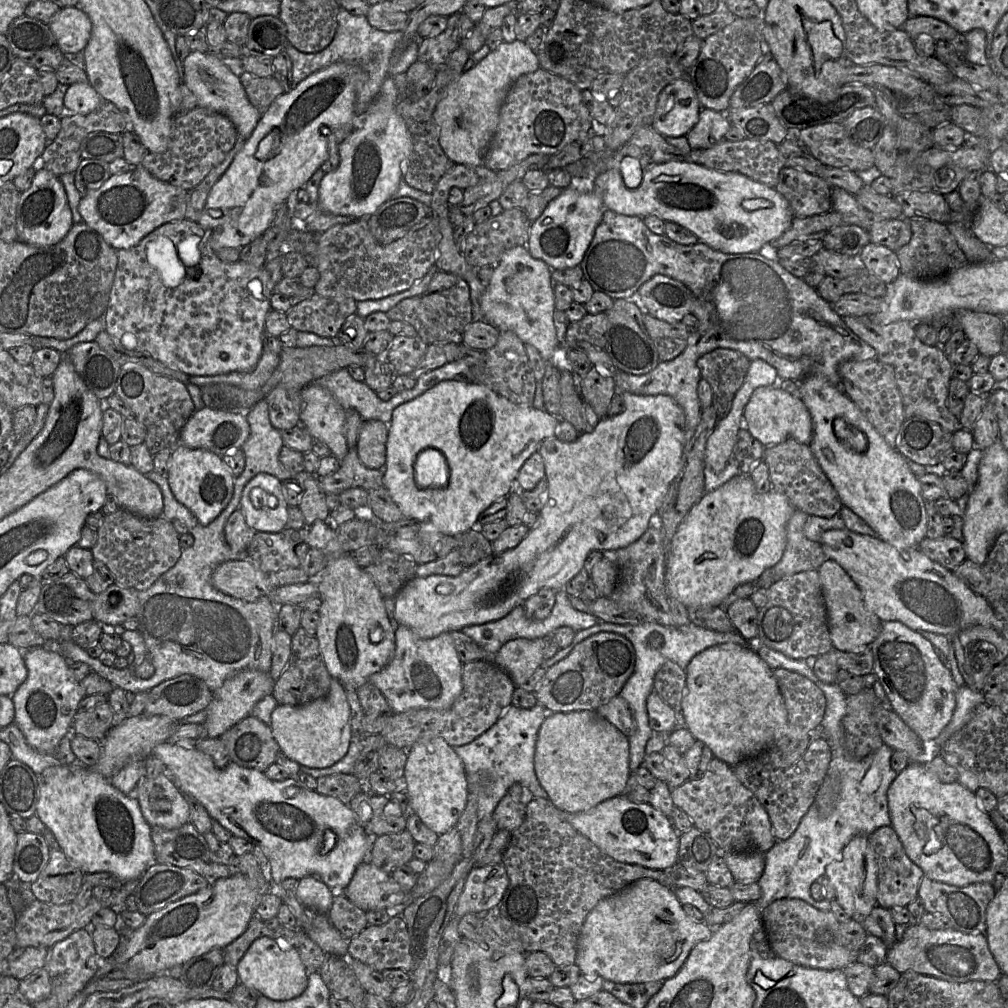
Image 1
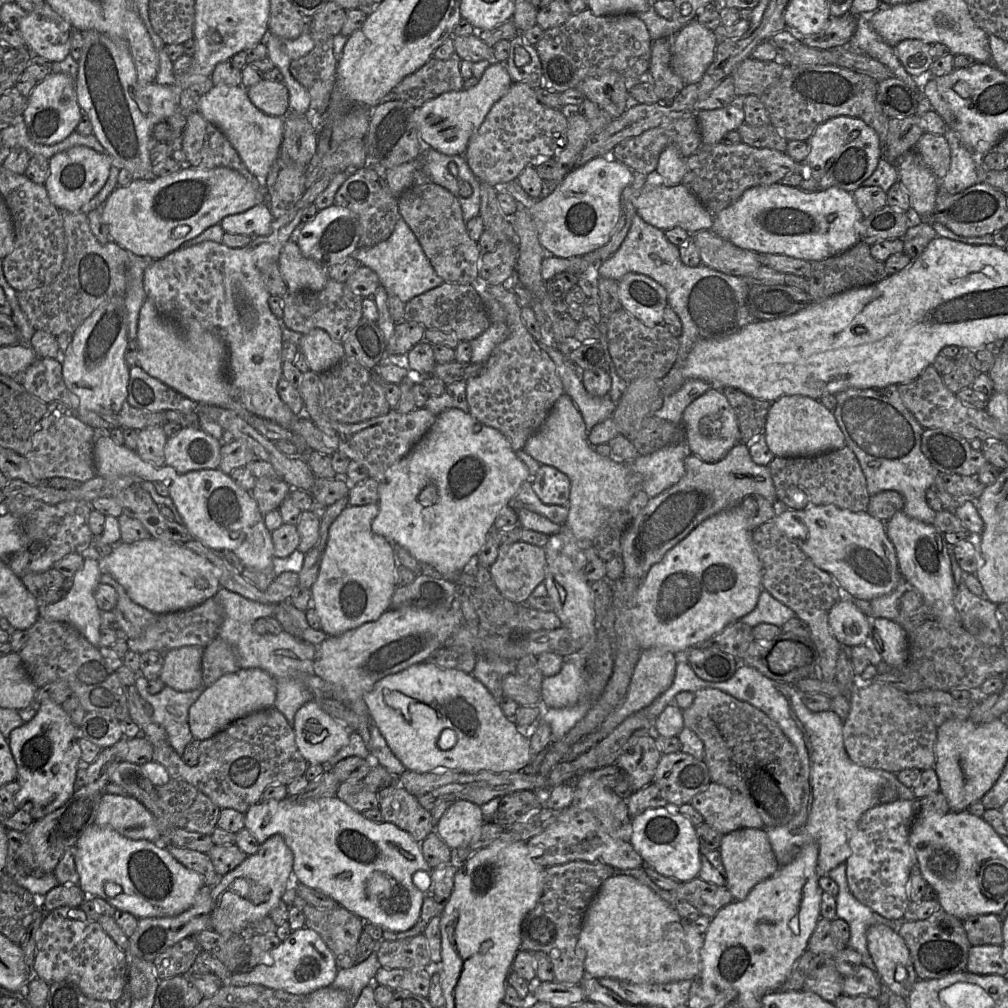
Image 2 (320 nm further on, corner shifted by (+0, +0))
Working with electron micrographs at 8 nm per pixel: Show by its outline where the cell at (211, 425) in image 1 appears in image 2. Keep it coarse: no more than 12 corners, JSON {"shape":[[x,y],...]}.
{"shape":[[201,428],[168,438],[165,464],[178,473],[217,469],[222,442]]}

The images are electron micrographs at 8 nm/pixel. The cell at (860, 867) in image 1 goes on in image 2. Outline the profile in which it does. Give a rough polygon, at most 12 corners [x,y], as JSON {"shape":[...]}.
{"shape":[[887,925],[867,930],[883,987],[907,998],[918,976],[904,939]]}

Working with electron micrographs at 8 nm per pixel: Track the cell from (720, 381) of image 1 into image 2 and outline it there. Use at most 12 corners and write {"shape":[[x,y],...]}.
{"shape":[[732,387],[722,391],[737,417],[740,443],[764,435],[772,403]]}

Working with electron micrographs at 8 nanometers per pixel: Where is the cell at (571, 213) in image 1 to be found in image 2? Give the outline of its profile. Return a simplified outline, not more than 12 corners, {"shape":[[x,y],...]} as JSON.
{"shape":[[601,156],[544,198],[494,187],[529,210],[543,249],[583,256],[609,242],[633,171]]}

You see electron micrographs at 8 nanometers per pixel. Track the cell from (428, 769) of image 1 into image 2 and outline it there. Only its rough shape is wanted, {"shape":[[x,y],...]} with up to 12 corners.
{"shape":[[455,800],[435,826],[451,849],[469,845],[484,824],[481,807]]}

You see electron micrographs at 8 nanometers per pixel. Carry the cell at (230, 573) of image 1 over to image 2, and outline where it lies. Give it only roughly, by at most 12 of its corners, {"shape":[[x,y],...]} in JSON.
{"shape":[[172,541],[126,544],[98,560],[153,613],[198,606],[220,570]]}

